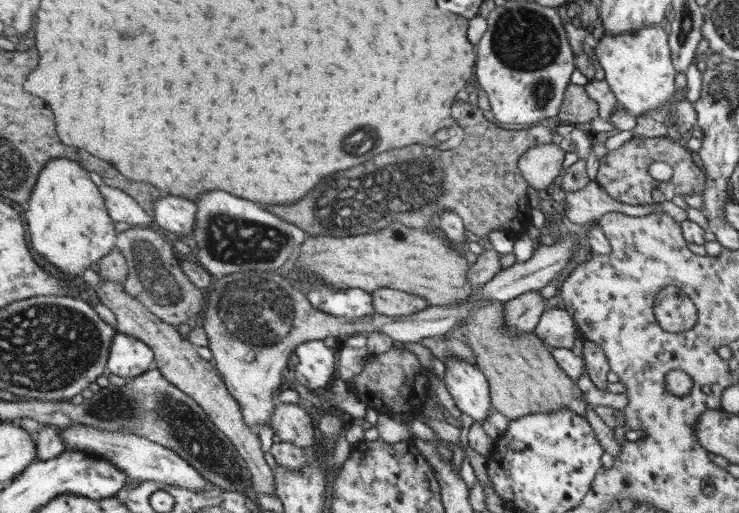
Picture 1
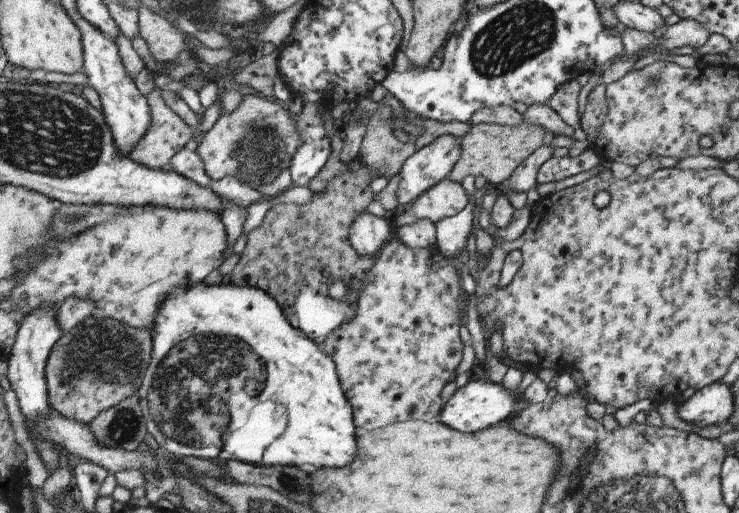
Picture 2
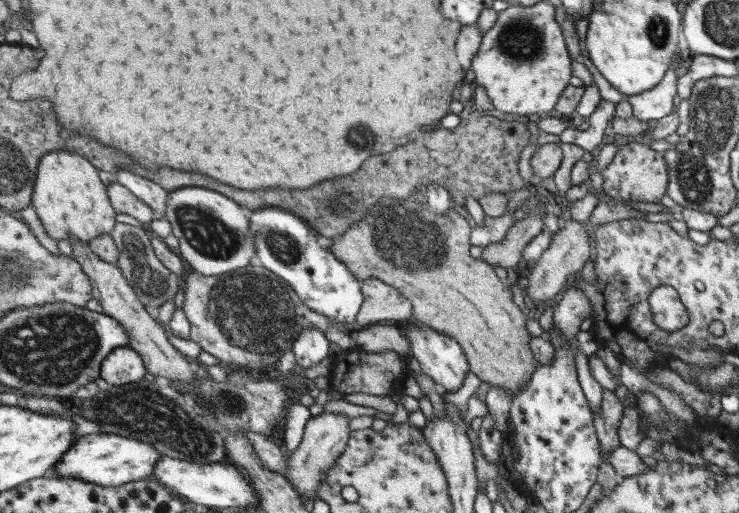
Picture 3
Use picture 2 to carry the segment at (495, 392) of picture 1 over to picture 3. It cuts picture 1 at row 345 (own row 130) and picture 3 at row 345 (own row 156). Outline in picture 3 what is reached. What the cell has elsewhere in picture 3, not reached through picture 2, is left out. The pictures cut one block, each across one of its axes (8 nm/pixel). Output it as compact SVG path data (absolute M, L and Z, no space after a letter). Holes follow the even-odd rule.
M413 196L409 200L383 198L379 206L371 210L369 216L357 222L345 236L333 240L331 248L343 260L343 264L347 264L355 272L355 276L361 282L377 278L395 286L397 292L401 292L409 302L413 302L415 322L425 324L427 328L455 340L467 356L469 370L481 382L487 382L489 388L505 388L515 396L521 392L521 386L527 384L527 380L539 366L529 348L531 334L527 334L525 330L527 316L515 306L513 296L509 292L509 284L495 276L495 268L481 258L475 260L469 256L469 238L471 228L467 220L455 210L449 210L445 216L441 216L435 214L431 208L419 204Z

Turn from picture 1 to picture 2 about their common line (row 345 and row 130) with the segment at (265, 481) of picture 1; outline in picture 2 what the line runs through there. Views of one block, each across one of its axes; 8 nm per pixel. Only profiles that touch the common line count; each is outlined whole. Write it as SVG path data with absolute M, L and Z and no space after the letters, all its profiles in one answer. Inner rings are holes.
M153 88L153 92L147 98L151 104L153 122L143 140L135 148L131 148L129 156L151 170L161 170L179 150L191 144L197 130L189 128L165 104L165 100L161 98L161 88Z

